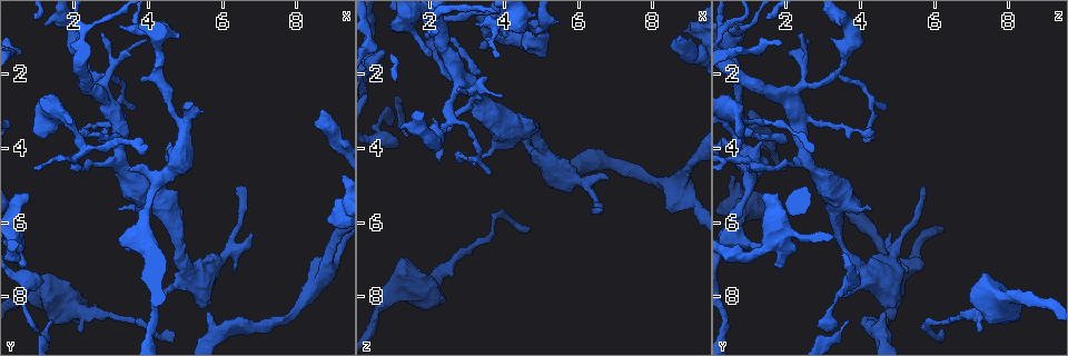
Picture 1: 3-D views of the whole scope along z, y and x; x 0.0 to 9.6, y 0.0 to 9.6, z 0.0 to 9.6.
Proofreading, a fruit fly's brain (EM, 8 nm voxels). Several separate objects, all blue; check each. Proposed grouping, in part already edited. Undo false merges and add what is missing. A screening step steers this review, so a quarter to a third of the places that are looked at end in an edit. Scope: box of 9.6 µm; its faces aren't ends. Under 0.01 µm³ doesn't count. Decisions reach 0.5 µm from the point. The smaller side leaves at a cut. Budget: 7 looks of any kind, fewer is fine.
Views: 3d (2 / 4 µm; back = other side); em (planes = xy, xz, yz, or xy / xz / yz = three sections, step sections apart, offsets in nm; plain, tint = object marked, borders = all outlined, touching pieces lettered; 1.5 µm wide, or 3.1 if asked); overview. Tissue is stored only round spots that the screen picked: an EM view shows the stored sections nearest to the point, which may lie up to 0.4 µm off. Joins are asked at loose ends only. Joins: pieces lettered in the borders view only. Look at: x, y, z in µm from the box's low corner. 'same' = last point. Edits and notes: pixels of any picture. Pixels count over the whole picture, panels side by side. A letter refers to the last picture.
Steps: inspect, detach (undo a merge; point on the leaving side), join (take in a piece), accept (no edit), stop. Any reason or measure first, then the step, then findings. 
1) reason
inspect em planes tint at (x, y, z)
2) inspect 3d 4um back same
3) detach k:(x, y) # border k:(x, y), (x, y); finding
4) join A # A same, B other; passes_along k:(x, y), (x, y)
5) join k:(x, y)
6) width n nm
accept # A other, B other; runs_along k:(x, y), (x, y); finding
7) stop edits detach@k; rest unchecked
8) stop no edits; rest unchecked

an open end
inspect 3d 4um at (4.70, 9.00, 6.05)

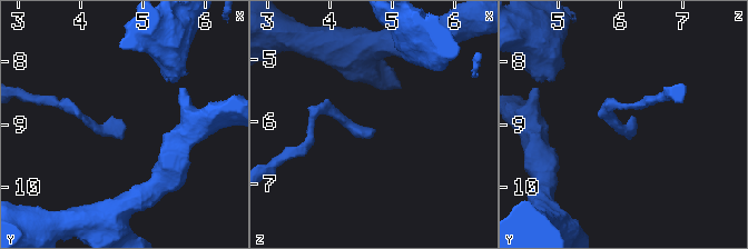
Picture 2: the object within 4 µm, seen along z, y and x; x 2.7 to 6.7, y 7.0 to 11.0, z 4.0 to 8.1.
inspect em yz step 8 tint at (4.70, 9.05, 6.10)

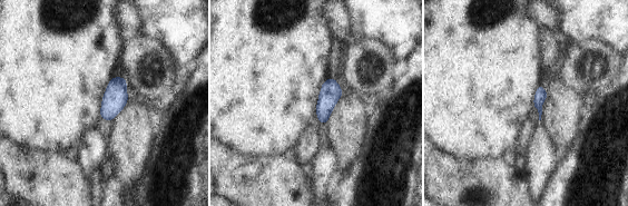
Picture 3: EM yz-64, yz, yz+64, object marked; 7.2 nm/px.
inspect em yz step 8 borders same

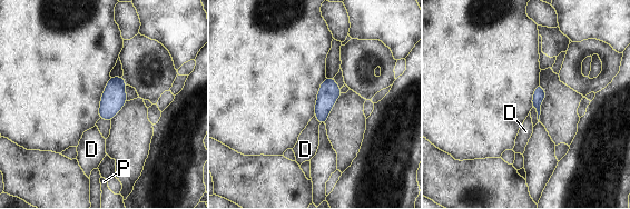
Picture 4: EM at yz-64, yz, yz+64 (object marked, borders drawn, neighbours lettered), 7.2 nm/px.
width 90 nm
accept # D other, P other; border 4:(314, 116), (320, 123); no lettered piece goes on from it

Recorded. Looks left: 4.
free end
inspect 3d 2um at (4.45, 8.00, 3.50)

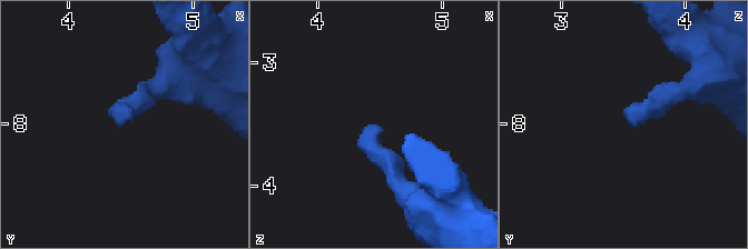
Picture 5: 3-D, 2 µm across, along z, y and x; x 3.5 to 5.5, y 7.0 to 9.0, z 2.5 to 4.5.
inspect em planes borders at (4.44, 8.00, 3.52)

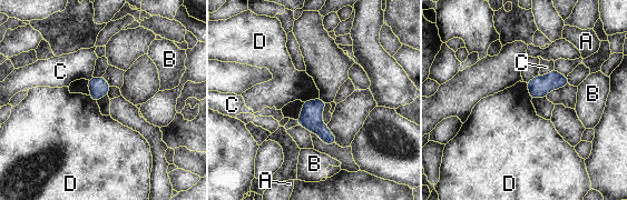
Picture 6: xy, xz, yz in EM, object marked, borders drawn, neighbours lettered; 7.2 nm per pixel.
accept # A other, B other, C other, D other; border 6:(525, 82), (531, 99); none of them fits

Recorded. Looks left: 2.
stops while still wide
inspect 3d 4um at (0.70, 7.15, 1.90)

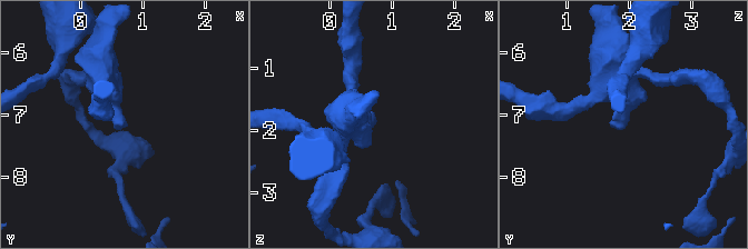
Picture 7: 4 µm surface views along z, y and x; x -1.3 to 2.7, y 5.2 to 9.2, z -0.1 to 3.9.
inspect em planes borders at (0.75, 7.15, 1.90)

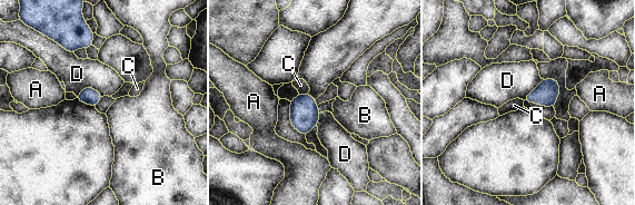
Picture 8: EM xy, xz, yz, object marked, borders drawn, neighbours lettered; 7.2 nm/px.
accept # A other, B other, C other, D other; border 8:(102, 96), (85, 87), (77, 97); no lettered piece goes on from it

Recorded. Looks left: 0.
stop no edits; rest unchecked

